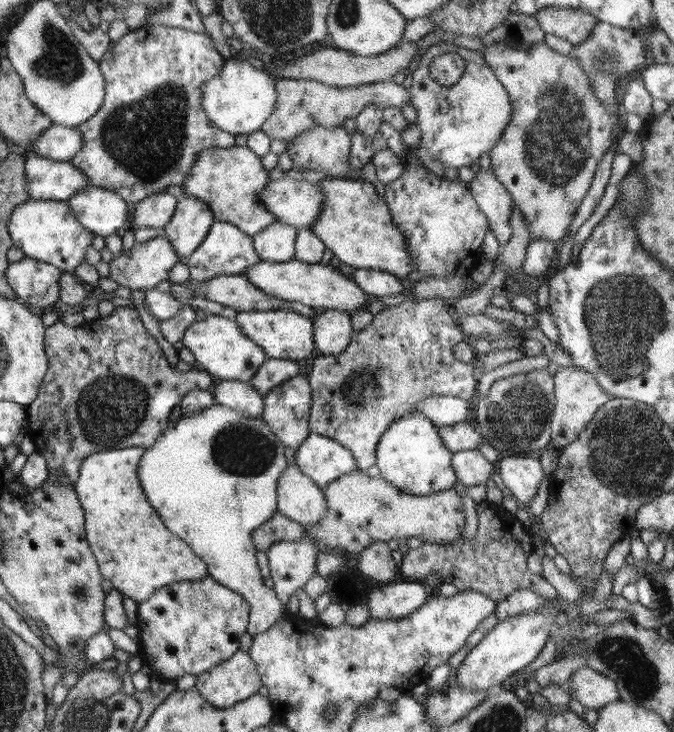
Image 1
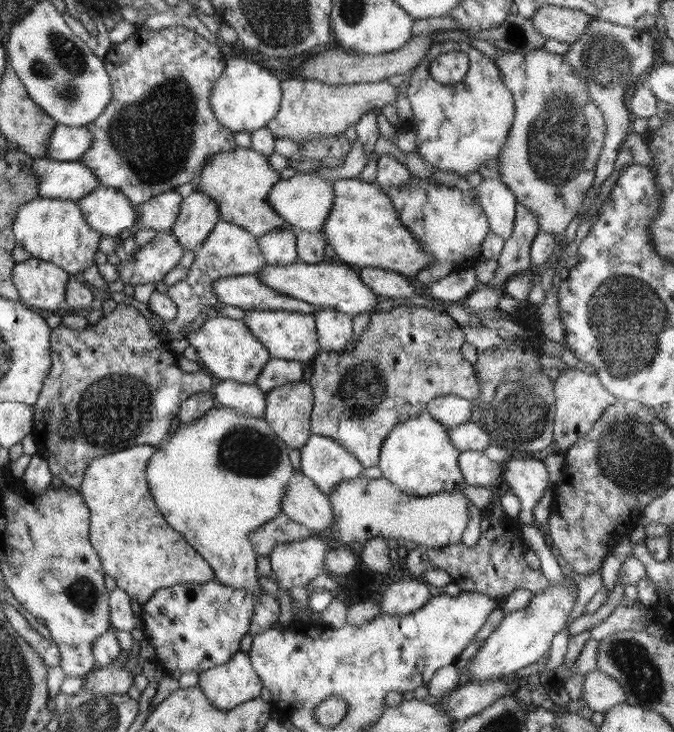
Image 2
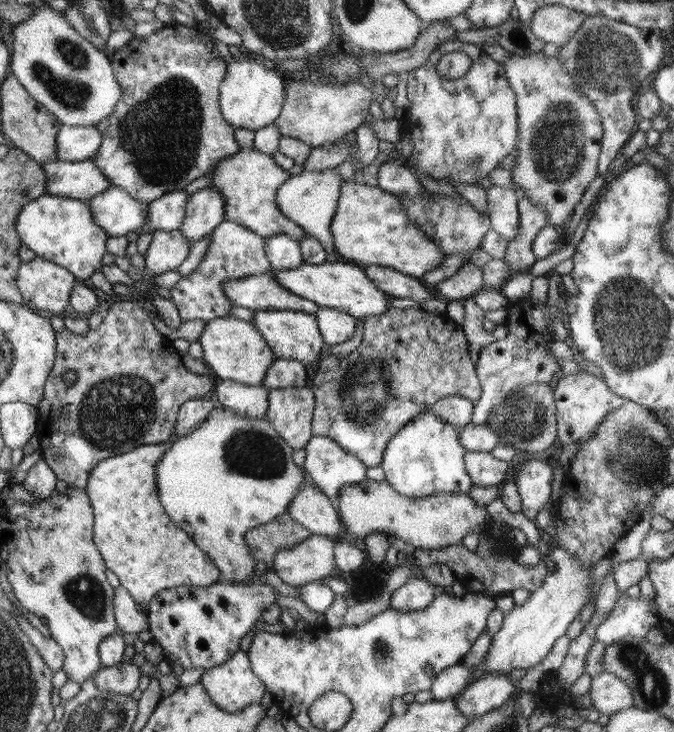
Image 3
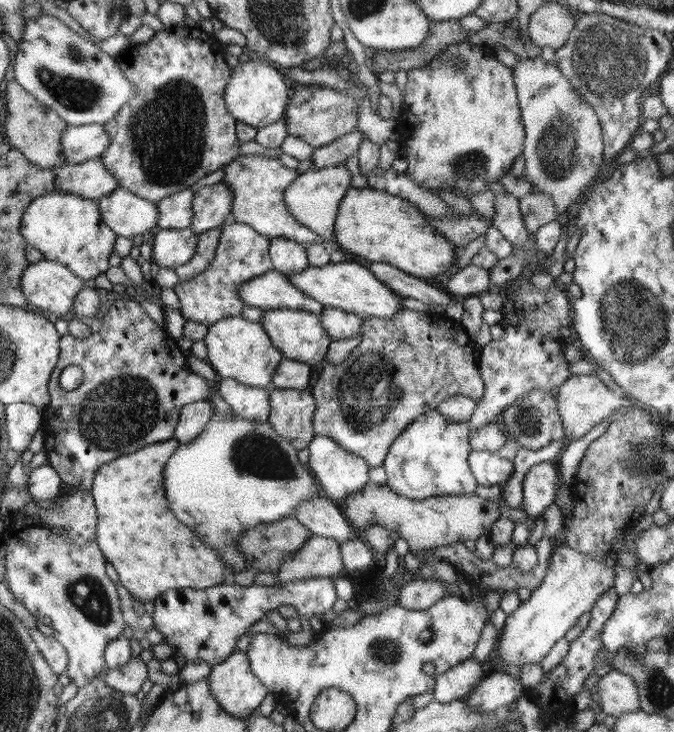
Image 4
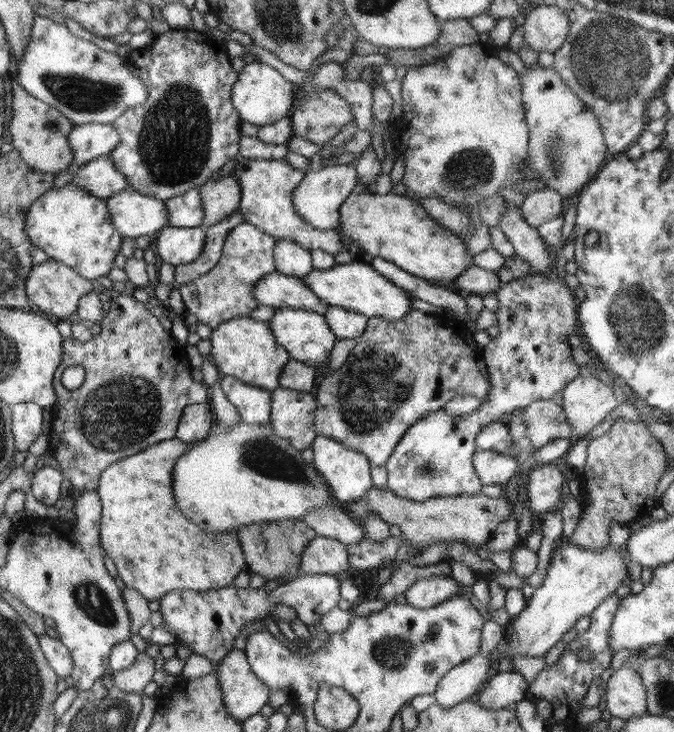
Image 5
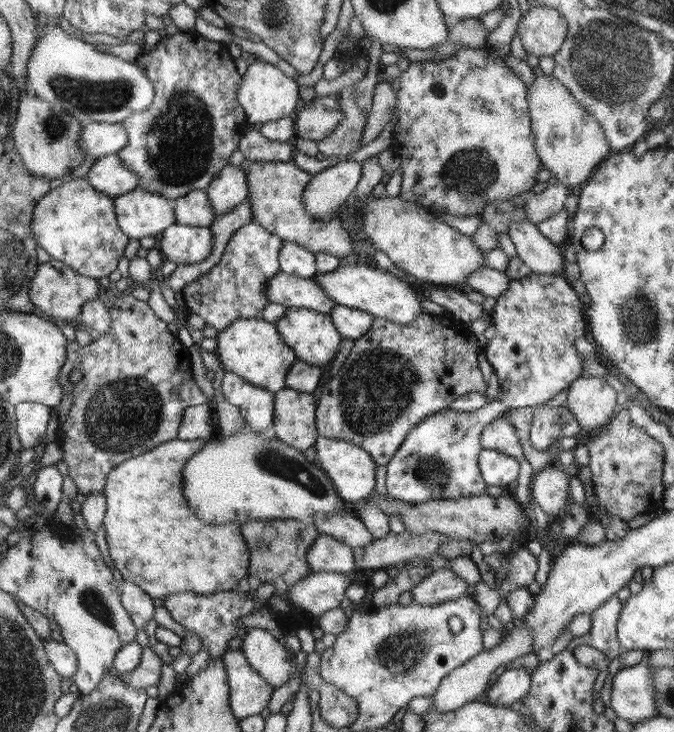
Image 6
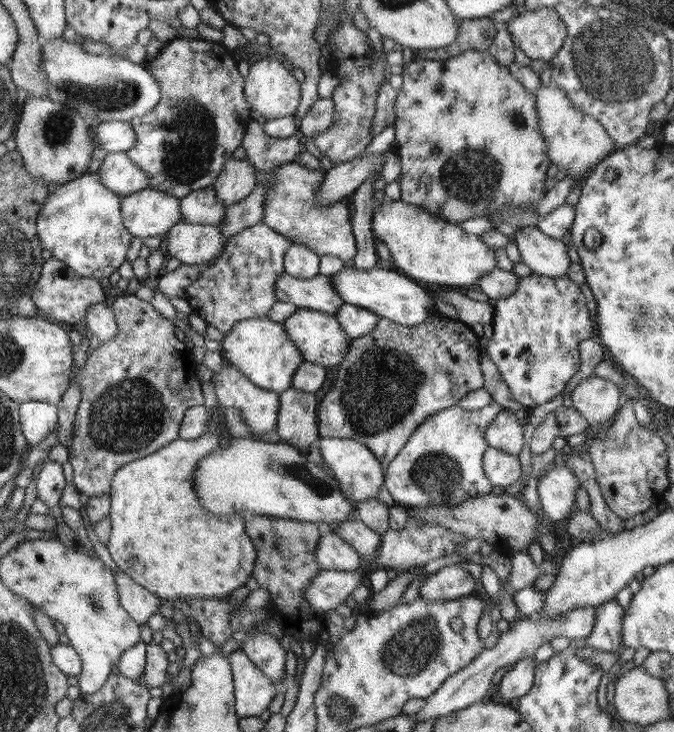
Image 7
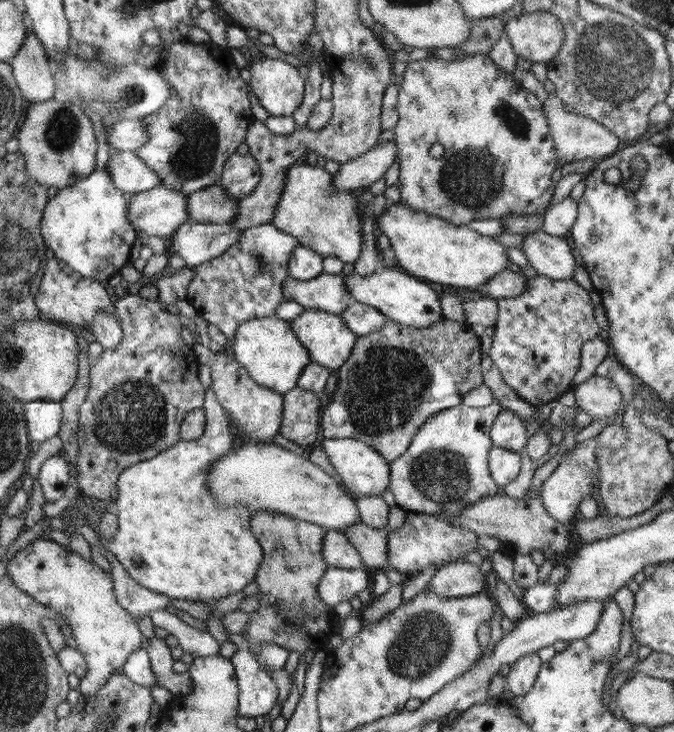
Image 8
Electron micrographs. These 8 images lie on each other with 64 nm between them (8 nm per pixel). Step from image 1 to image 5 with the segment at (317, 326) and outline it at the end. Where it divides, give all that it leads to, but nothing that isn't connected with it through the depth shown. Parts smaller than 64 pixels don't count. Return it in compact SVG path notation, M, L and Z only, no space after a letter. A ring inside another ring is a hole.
M331 305L323 315L338 339L357 339L364 334L364 330L368 326L367 316L340 306Z

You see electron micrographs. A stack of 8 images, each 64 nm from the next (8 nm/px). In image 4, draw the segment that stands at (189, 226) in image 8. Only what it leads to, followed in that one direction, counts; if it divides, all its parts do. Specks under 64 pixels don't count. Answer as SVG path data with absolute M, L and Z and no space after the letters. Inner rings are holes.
M189 228L178 230L159 229L151 236L152 258L155 270L165 267L171 268L184 265L196 250L199 236Z

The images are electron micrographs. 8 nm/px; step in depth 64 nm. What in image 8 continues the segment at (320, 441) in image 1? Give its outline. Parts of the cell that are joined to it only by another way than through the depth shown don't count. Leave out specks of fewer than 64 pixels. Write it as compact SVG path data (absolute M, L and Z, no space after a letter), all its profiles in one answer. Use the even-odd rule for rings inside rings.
M324 438L322 448L343 480L343 488L354 498L378 496L388 490L390 463L368 443L353 438Z

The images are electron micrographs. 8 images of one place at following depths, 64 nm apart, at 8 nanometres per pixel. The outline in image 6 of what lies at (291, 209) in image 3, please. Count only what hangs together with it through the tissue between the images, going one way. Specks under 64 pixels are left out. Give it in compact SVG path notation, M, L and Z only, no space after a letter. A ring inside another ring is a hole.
M356 160L341 161L337 165L327 167L312 176L312 180L308 182L308 186L304 190L304 205L306 205L307 212L321 222L331 220L335 214L342 216L342 212L338 211L343 207L348 197L353 195L355 187L360 182L362 164L363 162L356 162Z

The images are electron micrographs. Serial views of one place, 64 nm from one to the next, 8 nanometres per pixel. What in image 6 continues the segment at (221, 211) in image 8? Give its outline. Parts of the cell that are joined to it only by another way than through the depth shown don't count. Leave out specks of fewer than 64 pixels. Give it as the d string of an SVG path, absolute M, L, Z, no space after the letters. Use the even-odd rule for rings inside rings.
M205 189L191 190L188 194L171 201L175 209L176 223L181 226L210 227L217 218Z

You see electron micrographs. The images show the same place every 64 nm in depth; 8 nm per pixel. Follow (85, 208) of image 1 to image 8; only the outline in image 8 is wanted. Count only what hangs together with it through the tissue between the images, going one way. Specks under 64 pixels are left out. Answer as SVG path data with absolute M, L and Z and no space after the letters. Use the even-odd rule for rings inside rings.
M158 185L152 190L134 193L134 196L128 199L127 214L129 222L134 226L137 234L159 236L168 241L171 236L174 236L174 232L184 225L184 222L190 220L188 195L182 191Z

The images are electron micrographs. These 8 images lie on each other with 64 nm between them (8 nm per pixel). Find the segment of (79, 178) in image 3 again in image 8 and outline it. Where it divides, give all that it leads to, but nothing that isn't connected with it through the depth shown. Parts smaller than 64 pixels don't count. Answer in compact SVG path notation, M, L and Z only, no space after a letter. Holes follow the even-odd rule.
M134 151L119 152L116 157L110 157L106 169L110 171L114 185L125 194L152 190L162 184L160 175Z

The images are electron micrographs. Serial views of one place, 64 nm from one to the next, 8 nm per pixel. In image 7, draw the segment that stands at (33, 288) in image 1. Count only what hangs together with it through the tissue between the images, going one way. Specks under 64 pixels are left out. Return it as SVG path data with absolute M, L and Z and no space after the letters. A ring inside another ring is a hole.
M51 257L45 261L40 272L40 278L32 290L32 301L40 313L46 314L46 320L80 324L85 322L88 308L94 304L107 304L105 290L95 278L80 276L65 262Z

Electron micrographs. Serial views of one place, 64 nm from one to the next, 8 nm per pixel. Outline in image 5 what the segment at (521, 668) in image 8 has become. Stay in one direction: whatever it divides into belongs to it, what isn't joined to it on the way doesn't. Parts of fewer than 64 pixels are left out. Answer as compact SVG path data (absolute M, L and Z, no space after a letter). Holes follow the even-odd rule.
M500 671L484 682L474 702L488 709L506 709L525 699L529 683L518 671Z

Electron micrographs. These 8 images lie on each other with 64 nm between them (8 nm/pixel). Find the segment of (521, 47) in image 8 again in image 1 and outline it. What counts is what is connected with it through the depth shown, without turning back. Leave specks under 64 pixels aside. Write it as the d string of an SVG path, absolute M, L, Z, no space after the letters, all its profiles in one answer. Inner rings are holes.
M544 7L536 13L535 18L545 34L568 40L574 47L586 39L598 21L583 10L563 7Z

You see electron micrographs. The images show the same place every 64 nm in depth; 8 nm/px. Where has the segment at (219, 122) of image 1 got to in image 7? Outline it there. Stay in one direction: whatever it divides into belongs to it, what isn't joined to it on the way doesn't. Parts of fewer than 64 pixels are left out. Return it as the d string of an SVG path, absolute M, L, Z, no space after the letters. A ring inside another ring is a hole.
M260 58L260 60L250 61L244 89L251 109L252 121L255 121L257 116L267 120L294 116L301 101L301 86L292 71L286 69L278 59Z

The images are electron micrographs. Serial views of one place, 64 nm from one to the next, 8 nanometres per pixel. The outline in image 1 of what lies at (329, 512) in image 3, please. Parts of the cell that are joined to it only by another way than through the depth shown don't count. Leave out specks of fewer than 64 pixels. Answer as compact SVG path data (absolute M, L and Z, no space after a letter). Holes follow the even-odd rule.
M296 465L288 466L278 480L277 510L301 525L314 526L326 516L322 489Z

